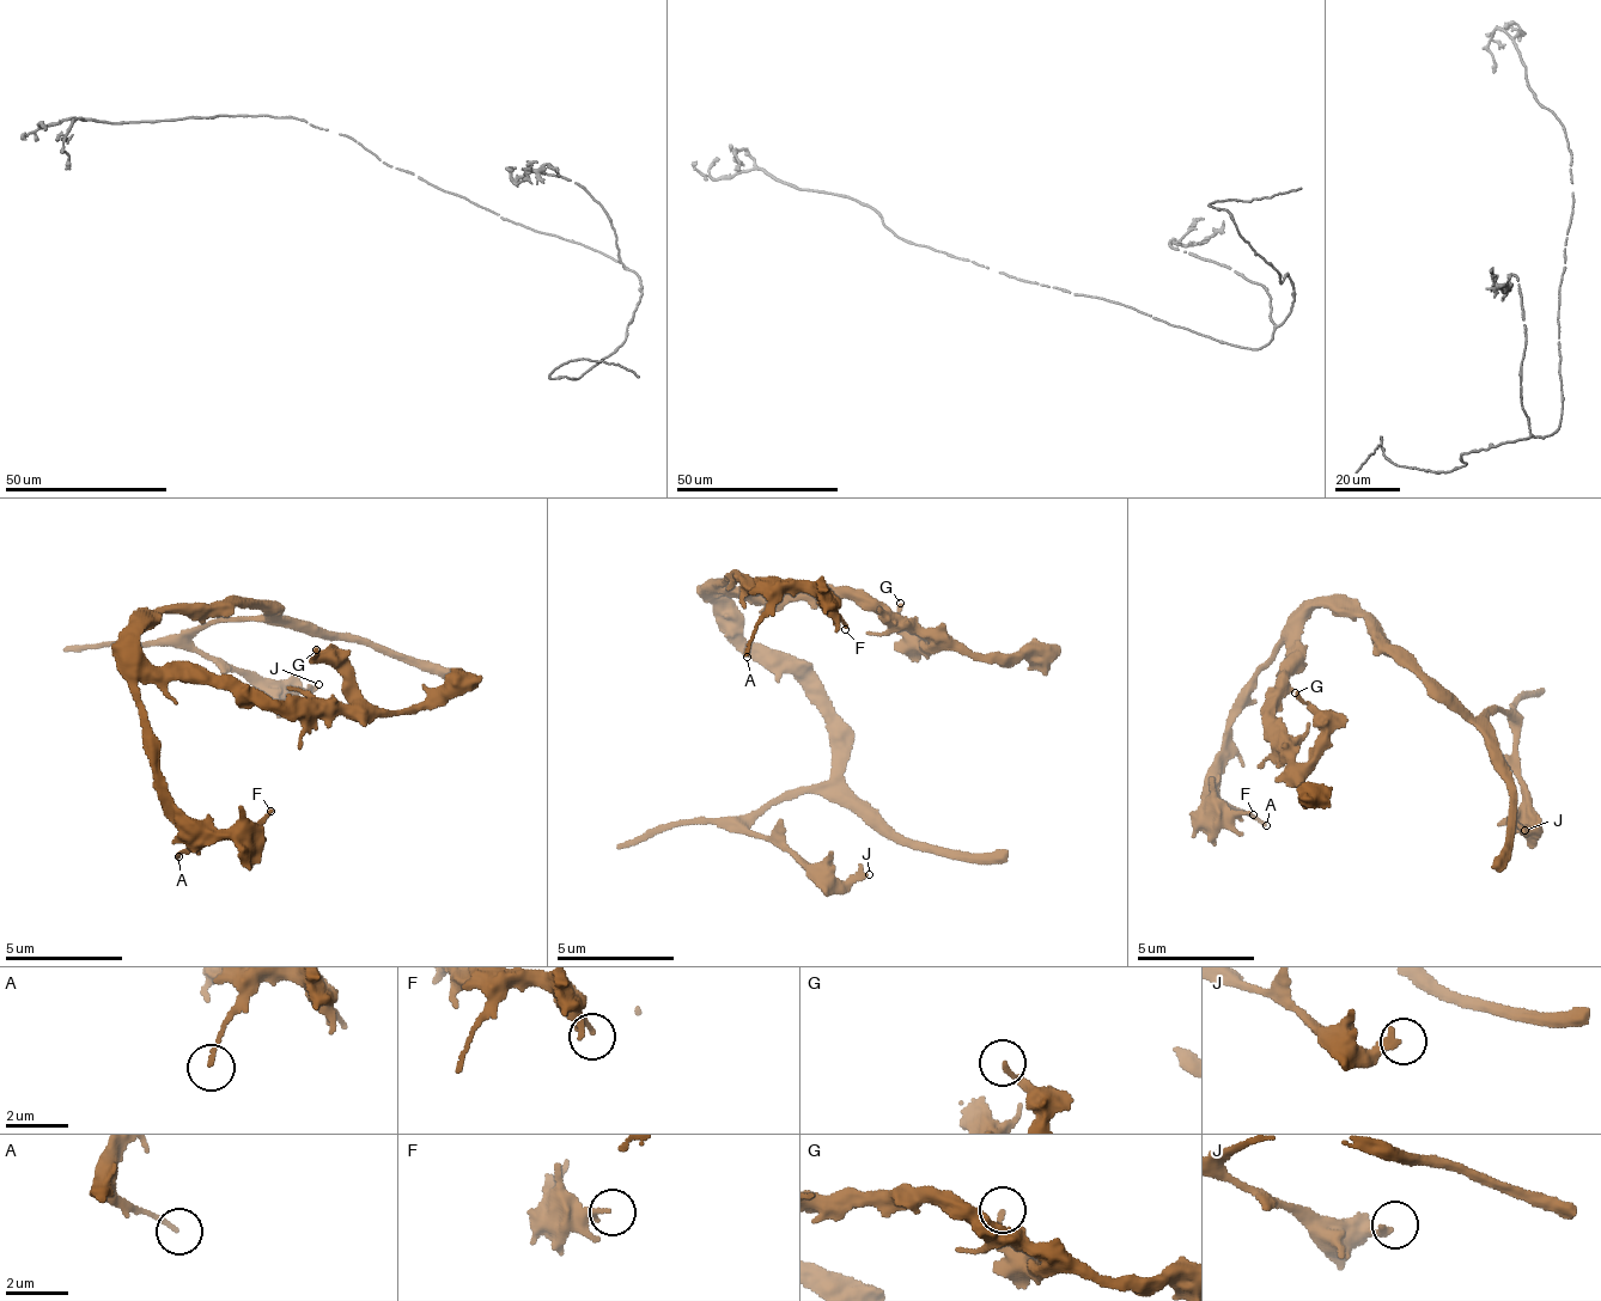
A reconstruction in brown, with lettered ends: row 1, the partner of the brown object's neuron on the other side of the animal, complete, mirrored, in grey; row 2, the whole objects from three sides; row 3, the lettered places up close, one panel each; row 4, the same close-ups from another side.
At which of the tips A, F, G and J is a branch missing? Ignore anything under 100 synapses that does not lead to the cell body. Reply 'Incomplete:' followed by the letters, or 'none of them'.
Incomplete: none of them

